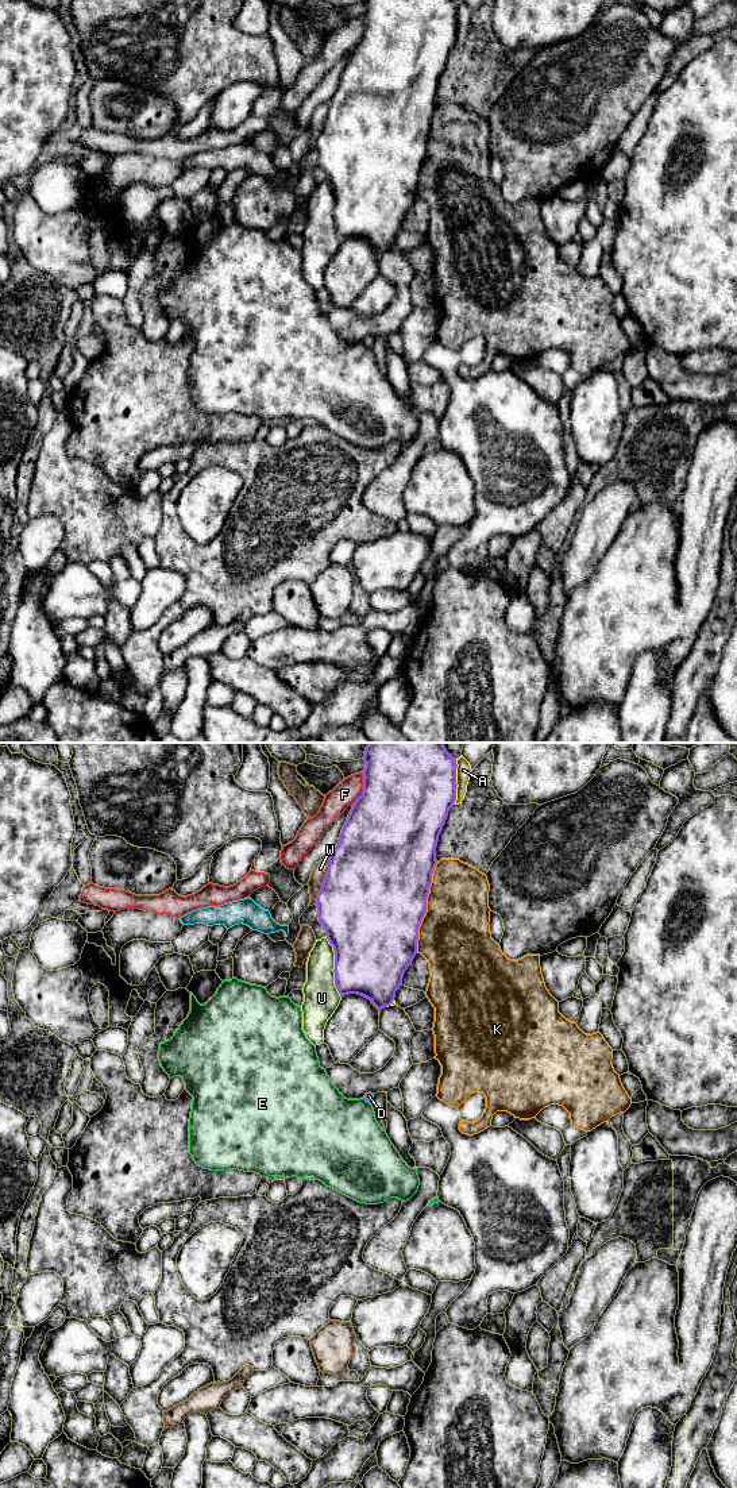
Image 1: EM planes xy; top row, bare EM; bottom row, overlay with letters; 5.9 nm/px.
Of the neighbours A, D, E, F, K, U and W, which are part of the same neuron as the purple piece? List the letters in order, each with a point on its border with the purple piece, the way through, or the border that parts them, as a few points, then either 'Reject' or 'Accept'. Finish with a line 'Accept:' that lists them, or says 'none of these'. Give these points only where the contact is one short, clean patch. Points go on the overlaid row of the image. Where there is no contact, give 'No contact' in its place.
A: Touches purple at xy (455, 782). Reject
D: Touches purple at xy (367, 1099). Path across: xy (370, 1101), (367, 1099), (369, 1095). Accept
E: Touches purple at xy (366, 1101). Reject
F: Touches purple at xy (363, 789). Reject
K: Touches purple at xy (425, 908). Reject
U: Touches purple at xy (335, 966). Reject
W: Touches purple at xy (324, 881). Reject
Accept: D

